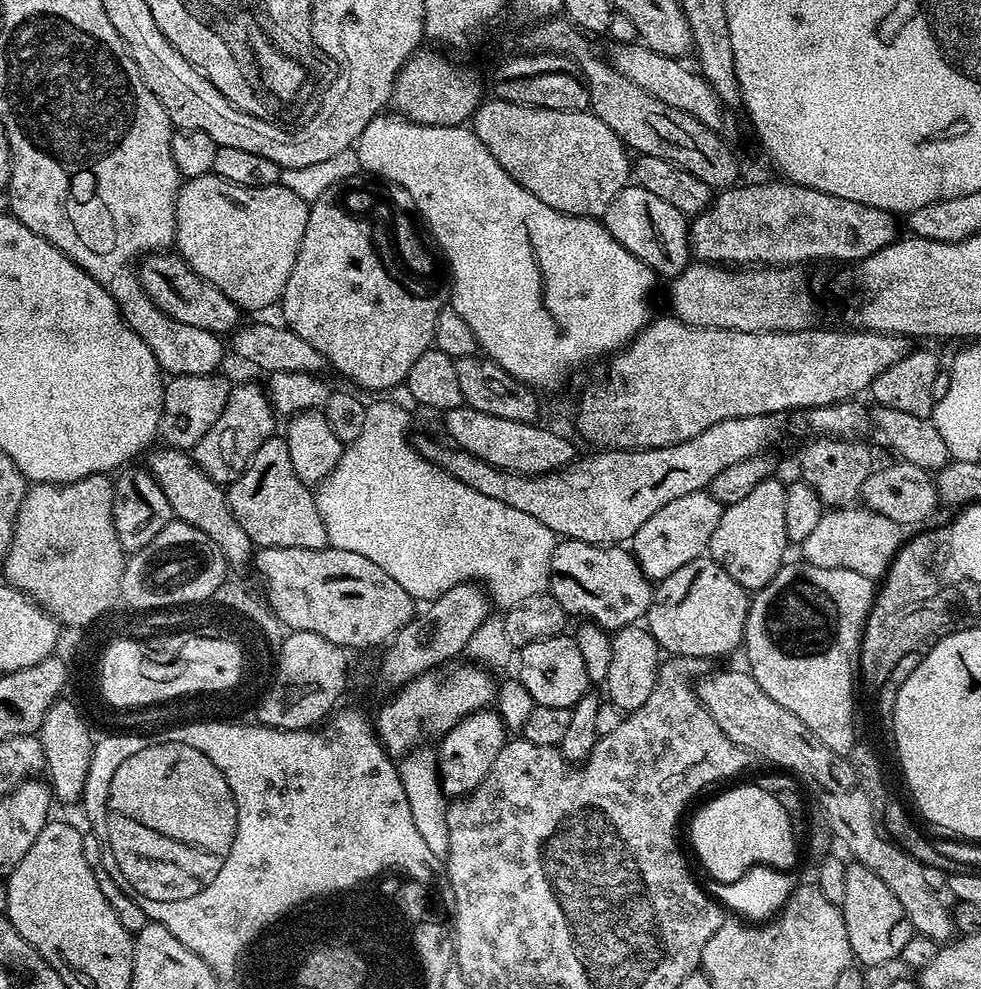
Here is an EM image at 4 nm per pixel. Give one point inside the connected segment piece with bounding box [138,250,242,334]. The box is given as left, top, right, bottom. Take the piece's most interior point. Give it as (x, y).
(173, 286)

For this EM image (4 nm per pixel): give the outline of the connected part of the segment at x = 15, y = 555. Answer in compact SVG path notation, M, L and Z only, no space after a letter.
M97 474L69 484L33 483L25 491L2 572L7 583L32 597L61 625L83 629L92 616L117 607L125 563L126 553L114 530L114 480L111 475Z

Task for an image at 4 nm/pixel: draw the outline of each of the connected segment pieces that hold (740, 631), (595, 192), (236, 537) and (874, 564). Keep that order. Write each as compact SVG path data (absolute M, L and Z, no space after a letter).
M702 555L694 562L686 562L686 566L678 566L674 574L655 585L646 627L665 653L672 656L693 656L712 662L715 661L715 656L728 656L735 648L739 649L743 645L749 603L749 589L738 586L738 582L734 582L734 578L730 578L730 574L726 574L726 570L718 566L718 562Z
M489 98L477 108L470 127L518 186L560 213L603 217L610 202L629 185L632 160L627 148L591 110L546 110Z
M160 446L160 449L146 461L146 467L158 482L158 486L162 486L162 494L166 494L166 502L170 502L170 510L175 519L202 530L202 534L210 537L214 546L218 546L218 550L222 550L222 554L233 565L244 564L247 560L249 563L253 559L253 542L246 534L246 530L238 526L228 505L225 489L215 484L196 465L195 460L185 449Z
M849 506L847 508L833 508L825 511L822 522L812 533L804 539L802 551L803 559L814 566L826 566L826 570L854 570L854 574L862 574L862 578L870 578L874 582L887 576L892 560L900 552L905 543L905 529L894 518L886 518L886 514L878 514L874 510L863 506Z

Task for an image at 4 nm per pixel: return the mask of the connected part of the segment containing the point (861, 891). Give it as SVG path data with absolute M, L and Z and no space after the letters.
M855 862L847 865L846 895L842 897L839 906L844 913L850 950L861 965L885 964L900 959L906 942L910 942L914 934L912 924L906 918L906 910L902 910L902 902L894 898L886 882L882 882L874 870L866 870L866 866Z

